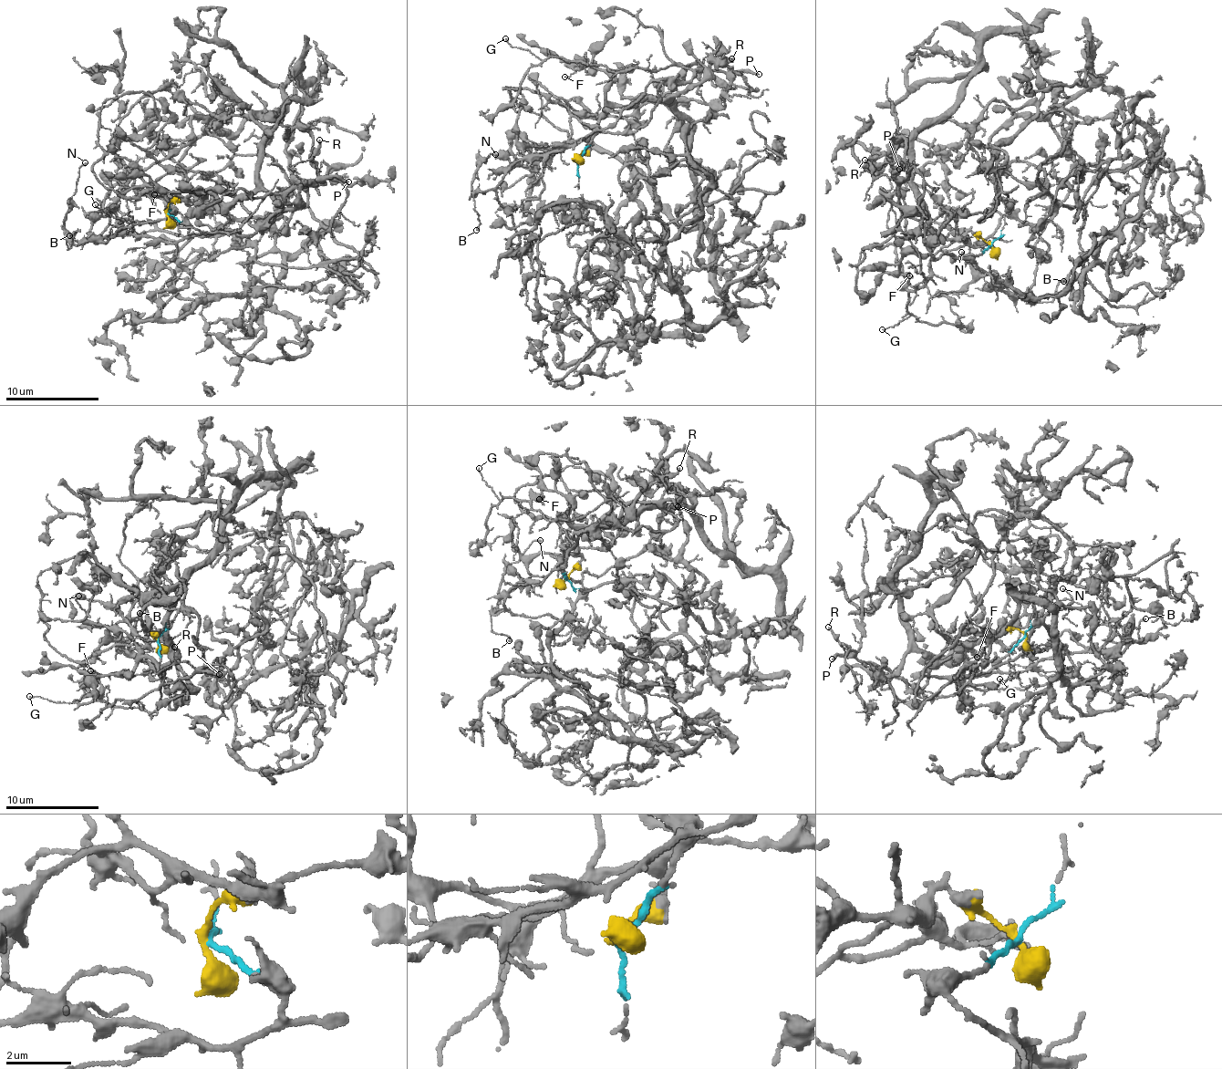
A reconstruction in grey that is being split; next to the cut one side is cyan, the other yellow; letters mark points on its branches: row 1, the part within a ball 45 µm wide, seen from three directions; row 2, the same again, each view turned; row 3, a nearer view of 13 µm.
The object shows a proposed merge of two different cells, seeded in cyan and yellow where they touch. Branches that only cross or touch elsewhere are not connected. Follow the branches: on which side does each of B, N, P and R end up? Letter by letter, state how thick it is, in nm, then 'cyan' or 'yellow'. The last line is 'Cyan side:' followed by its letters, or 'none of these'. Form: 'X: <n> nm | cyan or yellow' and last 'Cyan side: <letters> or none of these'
B: 150 nm | cyan
N: 130 nm | cyan
P: 170 nm | cyan
R: 200 nm | cyan
Cyan side: B, N, P, R

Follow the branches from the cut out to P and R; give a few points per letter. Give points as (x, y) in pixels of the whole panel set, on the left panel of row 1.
P: (168, 213), (188, 227), (192, 234), (215, 229), (254, 235), (293, 189), (335, 177), (348, 181)
R: (168, 213), (192, 234), (215, 229), (254, 235), (293, 189), (309, 186), (318, 176), (313, 159), (320, 140)

